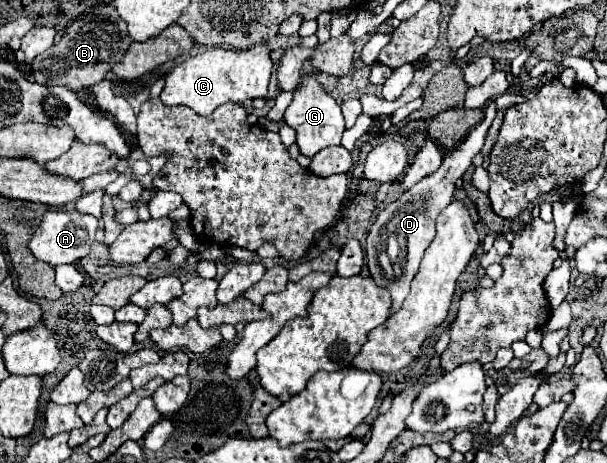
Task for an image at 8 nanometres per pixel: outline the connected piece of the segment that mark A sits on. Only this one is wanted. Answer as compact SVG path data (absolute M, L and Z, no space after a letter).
M72 208L70 210L48 210L44 214L40 226L36 228L34 236L30 238L28 248L38 260L42 260L50 266L76 264L90 252L90 246L94 242L94 234L96 234L96 226L98 226L98 220L94 216L80 214Z

